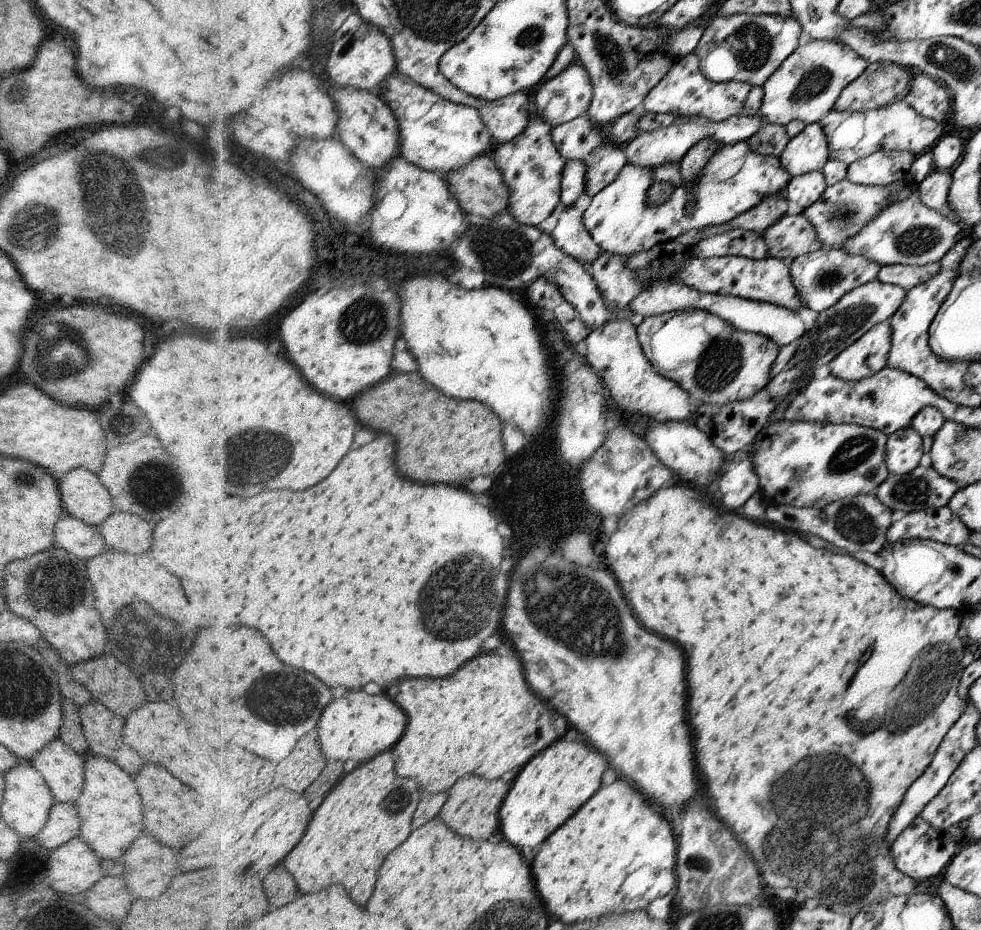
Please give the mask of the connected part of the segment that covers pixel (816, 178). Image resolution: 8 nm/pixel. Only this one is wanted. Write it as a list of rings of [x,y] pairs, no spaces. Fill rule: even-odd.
[[[812,171],[799,177],[791,177],[784,195],[788,202],[809,210],[813,209],[815,202],[823,196],[826,190],[826,176],[822,171]]]

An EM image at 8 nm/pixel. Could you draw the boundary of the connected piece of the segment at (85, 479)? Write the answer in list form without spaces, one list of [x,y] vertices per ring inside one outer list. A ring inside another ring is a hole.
[[[76,467],[59,482],[65,515],[80,518],[92,526],[101,525],[113,513],[113,498],[100,484],[97,474]]]

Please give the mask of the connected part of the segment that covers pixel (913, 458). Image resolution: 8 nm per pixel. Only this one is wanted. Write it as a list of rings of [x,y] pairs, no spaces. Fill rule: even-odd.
[[[911,426],[887,435],[887,466],[891,473],[908,474],[920,463],[924,454],[922,436]]]

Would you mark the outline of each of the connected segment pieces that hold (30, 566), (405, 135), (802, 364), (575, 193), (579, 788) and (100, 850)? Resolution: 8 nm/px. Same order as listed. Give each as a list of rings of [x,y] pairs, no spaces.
[[[53,546],[4,568],[4,598],[18,616],[32,622],[70,668],[78,662],[94,660],[105,652],[107,632],[95,607],[94,588],[86,576],[87,560]]]
[[[400,70],[390,76],[379,94],[400,120],[402,155],[410,162],[445,177],[456,170],[462,170],[474,158],[493,151],[494,138],[484,126],[476,107],[456,104],[440,96],[435,90],[428,90]]]
[[[879,279],[863,284],[851,290],[850,293],[844,294],[840,298],[840,302],[836,302],[828,310],[823,310],[820,316],[816,318],[814,327],[803,334],[802,344],[798,346],[798,350],[792,356],[789,365],[796,366],[798,370],[804,370],[802,380],[806,382],[812,376],[810,372],[818,370],[820,366],[830,364],[840,353],[858,341],[863,334],[870,332],[876,325],[892,318],[896,310],[899,310],[900,306],[903,305],[907,294],[908,292],[899,284],[882,284]]]
[[[572,159],[566,161],[567,164],[562,168],[560,200],[566,208],[570,208],[587,192],[589,182],[586,178],[586,164]]]
[[[562,737],[517,774],[499,810],[499,831],[504,839],[519,848],[538,848],[568,818],[575,816],[602,786],[602,774],[608,768],[606,756],[581,737],[568,742]]]
[[[107,758],[89,759],[83,773],[82,794],[74,802],[81,820],[79,837],[101,859],[119,859],[143,834],[142,797],[136,790],[134,778]]]

